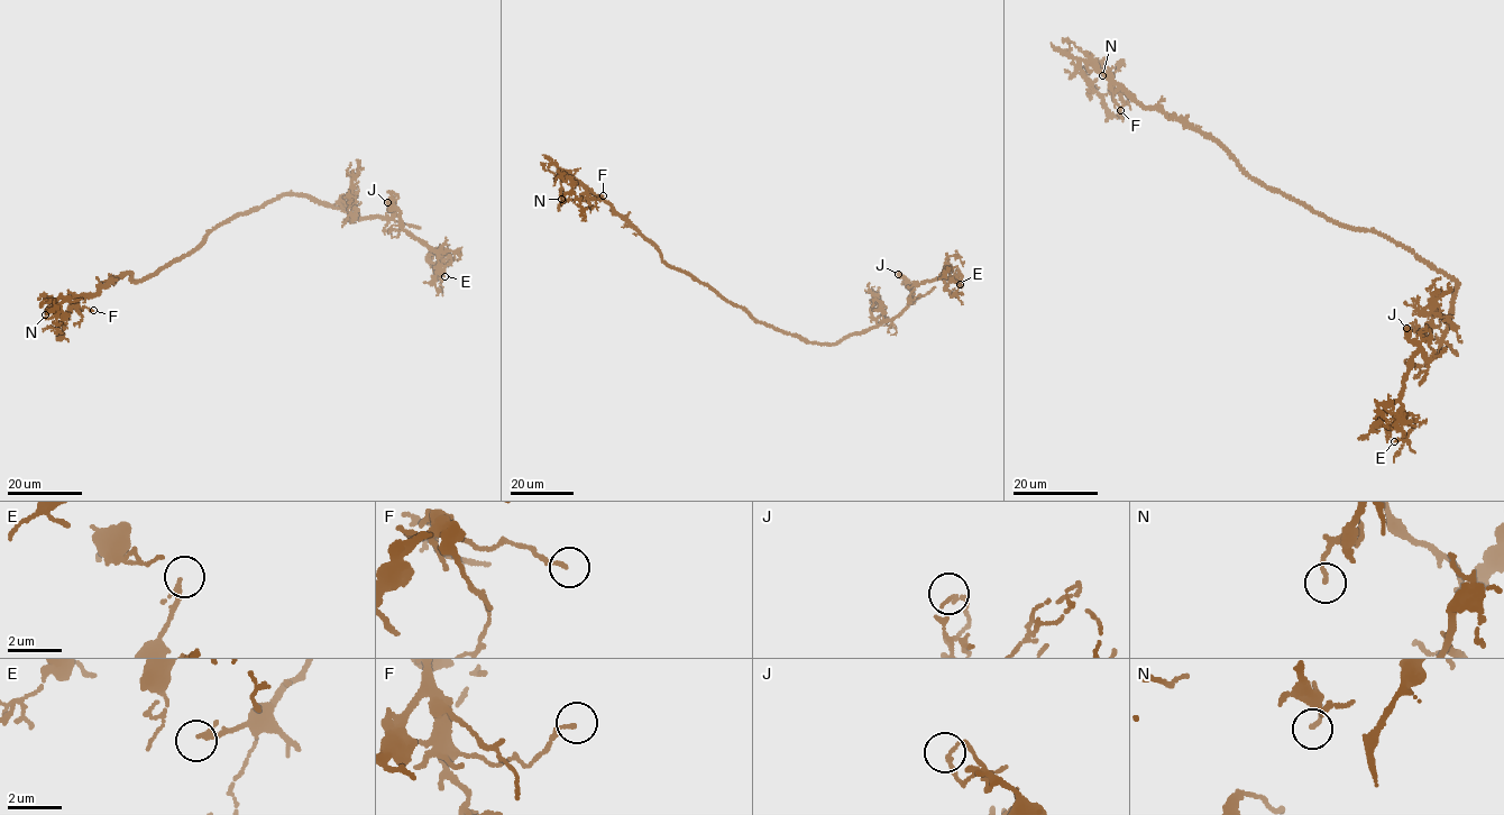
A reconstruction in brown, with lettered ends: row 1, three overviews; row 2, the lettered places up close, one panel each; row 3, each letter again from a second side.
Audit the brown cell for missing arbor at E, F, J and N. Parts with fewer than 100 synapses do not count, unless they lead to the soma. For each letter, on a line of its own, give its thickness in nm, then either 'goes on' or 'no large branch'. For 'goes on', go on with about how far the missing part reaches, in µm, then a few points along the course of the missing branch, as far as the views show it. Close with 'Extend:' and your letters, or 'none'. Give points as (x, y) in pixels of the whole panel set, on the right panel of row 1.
E: 190 nm | no large branch
F: 140 nm | no large branch
J: 140 nm | no large branch
N: 140 nm | no large branch
Extend: none

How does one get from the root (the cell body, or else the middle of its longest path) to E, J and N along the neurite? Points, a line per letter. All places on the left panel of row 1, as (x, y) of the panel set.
E: (204, 239), (232, 217), (282, 194), (305, 194), (357, 218), (385, 219), (397, 210), (445, 276)
J: (204, 239), (232, 217), (282, 194), (308, 195), (357, 218), (392, 217), (395, 209), (387, 202)
N: (204, 239), (153, 275), (137, 281), (127, 274), (98, 294), (57, 299), (45, 314)

